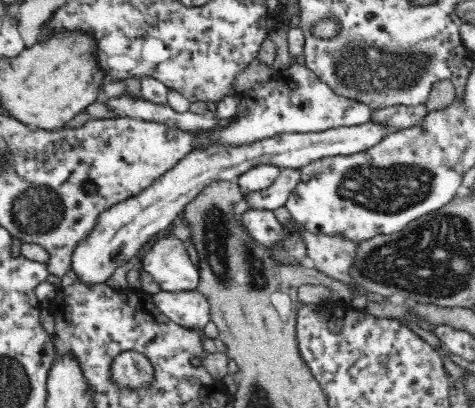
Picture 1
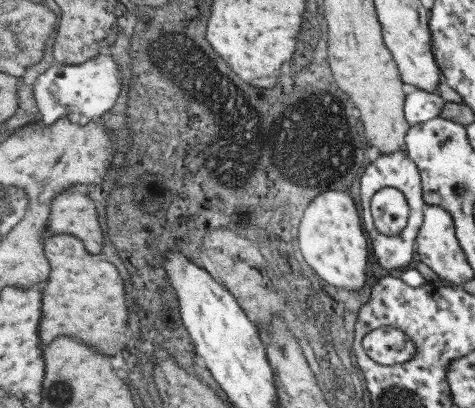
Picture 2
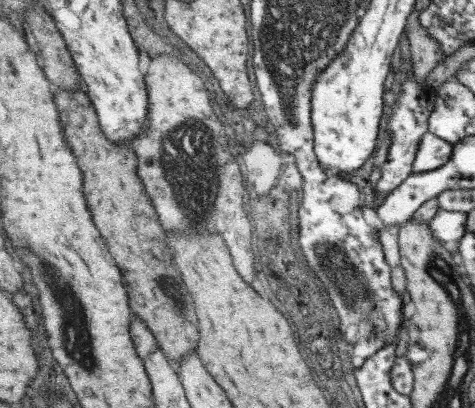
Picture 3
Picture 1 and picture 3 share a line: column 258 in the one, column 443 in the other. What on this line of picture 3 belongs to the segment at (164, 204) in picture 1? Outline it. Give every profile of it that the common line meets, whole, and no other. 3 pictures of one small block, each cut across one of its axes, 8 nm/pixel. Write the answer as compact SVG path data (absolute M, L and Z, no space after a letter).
M425 132L413 160L413 174L425 174L425 172L433 172L441 168L443 164L449 162L451 152L453 152L451 144L445 144L437 140L433 134Z

